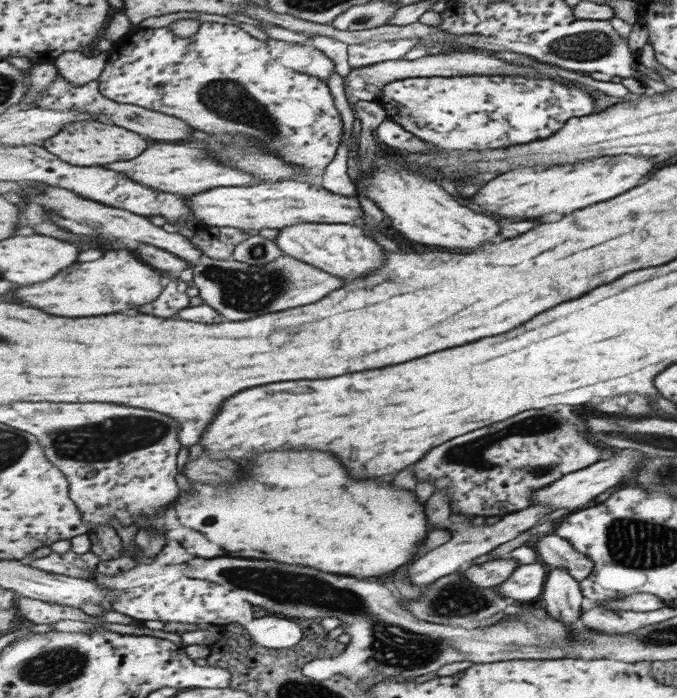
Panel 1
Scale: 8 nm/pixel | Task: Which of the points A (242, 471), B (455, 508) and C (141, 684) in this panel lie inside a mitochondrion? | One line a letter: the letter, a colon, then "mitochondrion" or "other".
A: other
B: other
C: other

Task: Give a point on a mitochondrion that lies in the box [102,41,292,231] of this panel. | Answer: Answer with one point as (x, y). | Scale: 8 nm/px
(244, 149)

